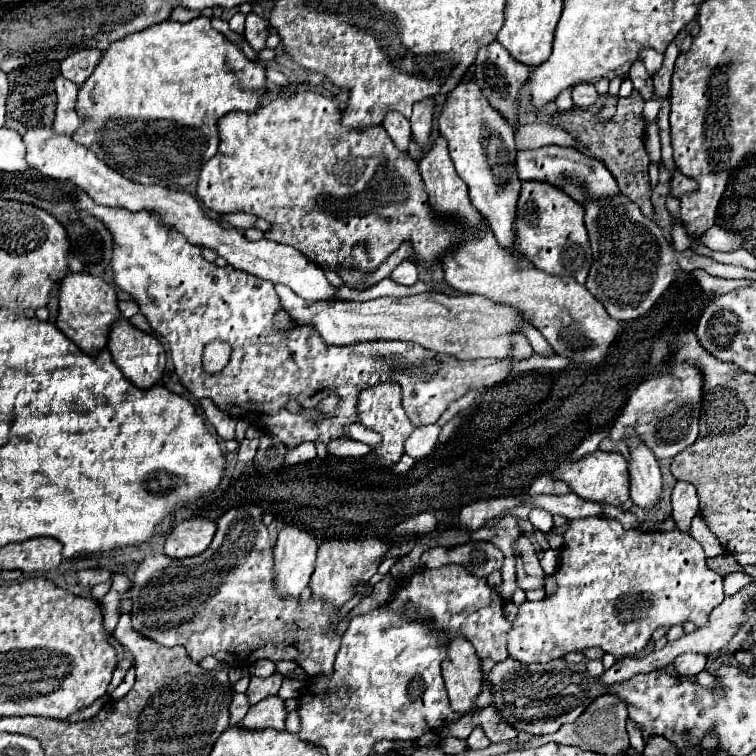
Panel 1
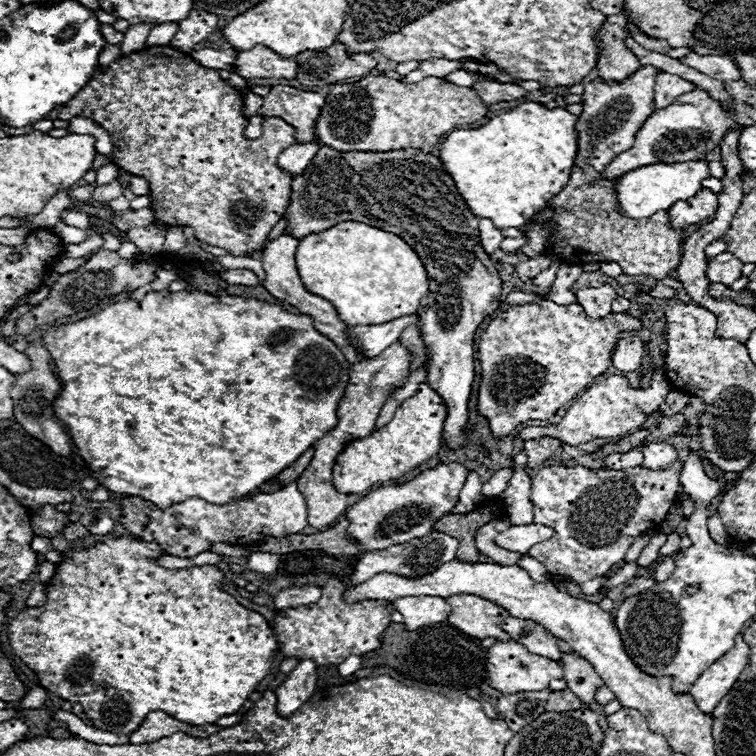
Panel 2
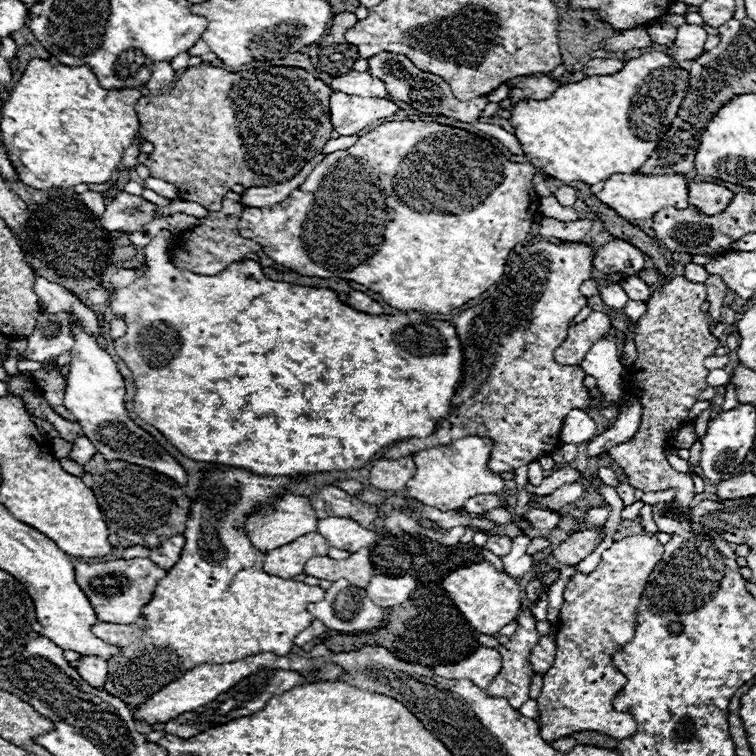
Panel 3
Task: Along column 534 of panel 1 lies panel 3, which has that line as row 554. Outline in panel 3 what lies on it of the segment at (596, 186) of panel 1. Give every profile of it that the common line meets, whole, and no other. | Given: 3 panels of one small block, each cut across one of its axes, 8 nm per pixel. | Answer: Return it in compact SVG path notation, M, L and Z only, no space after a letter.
M174 534L174 536L170 536L168 540L164 540L160 546L152 548L148 558L150 558L156 566L160 566L160 568L164 568L164 570L170 570L170 568L178 562L182 548L184 548L184 534Z

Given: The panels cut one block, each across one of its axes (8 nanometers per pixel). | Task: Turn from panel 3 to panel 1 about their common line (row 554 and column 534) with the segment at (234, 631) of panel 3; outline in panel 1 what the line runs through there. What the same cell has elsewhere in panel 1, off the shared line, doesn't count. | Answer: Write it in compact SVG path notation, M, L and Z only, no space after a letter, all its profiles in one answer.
M522 182L518 196L518 210L514 218L516 230L516 250L530 258L530 262L550 274L572 276L578 284L586 282L592 252L588 242L588 232L584 228L584 208L572 200L560 188L546 182Z

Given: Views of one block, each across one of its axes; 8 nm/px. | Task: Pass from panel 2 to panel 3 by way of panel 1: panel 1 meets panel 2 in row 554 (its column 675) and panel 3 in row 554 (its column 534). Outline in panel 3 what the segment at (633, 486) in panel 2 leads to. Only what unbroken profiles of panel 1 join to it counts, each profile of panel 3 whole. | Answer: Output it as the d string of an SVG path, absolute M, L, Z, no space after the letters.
M634 534L614 542L612 548L602 554L594 572L576 572L570 576L558 618L556 660L542 676L544 688L536 698L540 710L538 726L544 740L558 740L582 730L606 734L616 740L636 734L636 720L630 714L616 712L612 706L612 698L626 684L626 678L614 666L612 656L634 634L638 602L650 572L660 562L662 554L664 546L656 538Z

